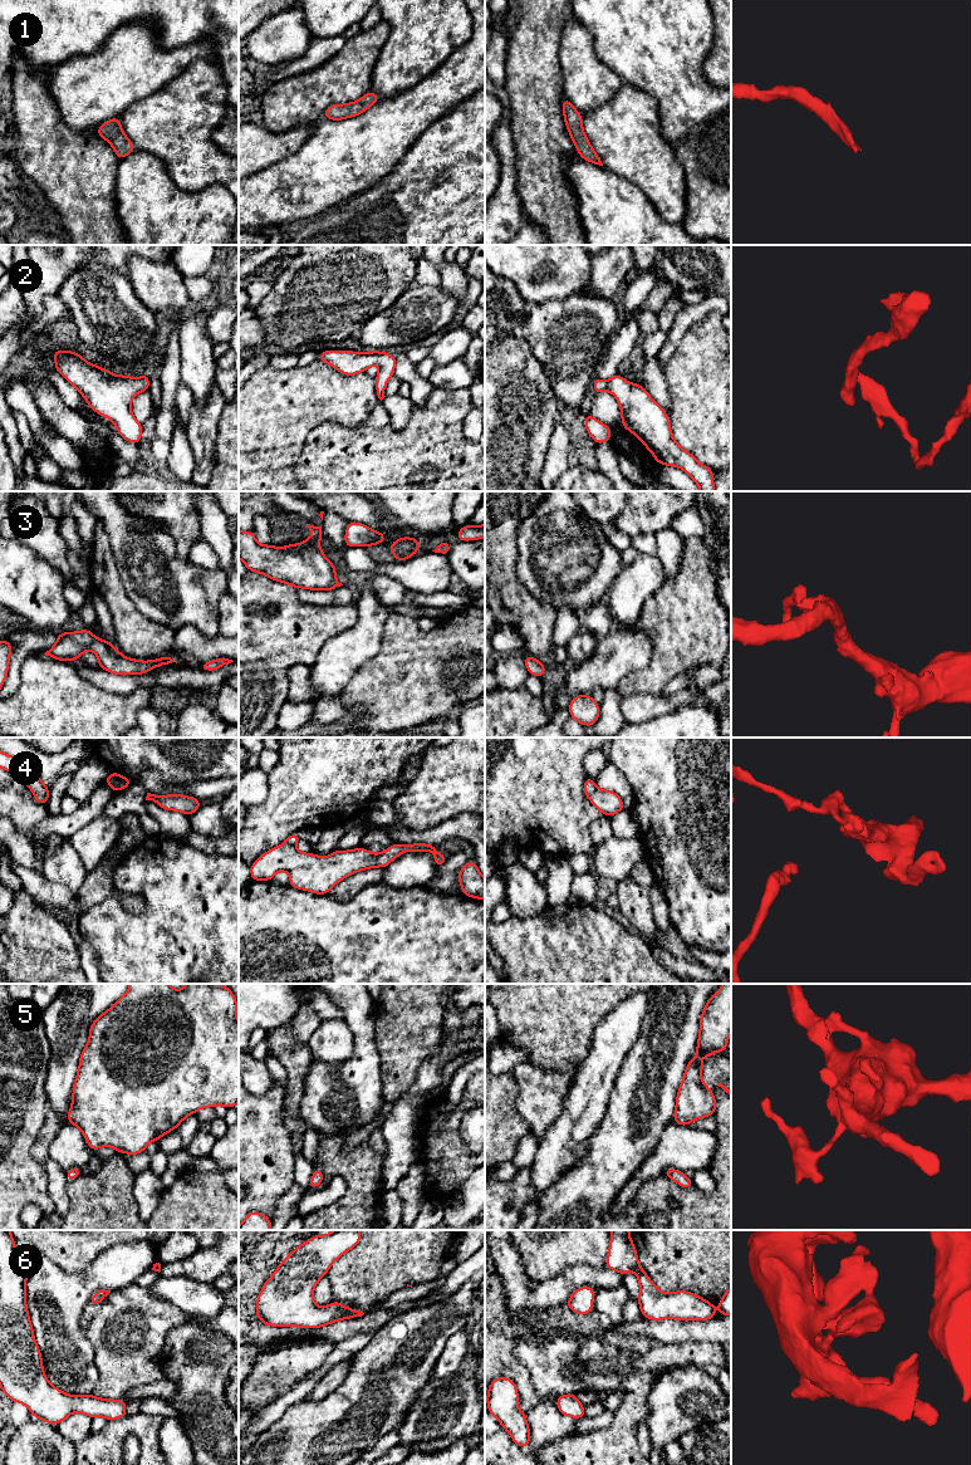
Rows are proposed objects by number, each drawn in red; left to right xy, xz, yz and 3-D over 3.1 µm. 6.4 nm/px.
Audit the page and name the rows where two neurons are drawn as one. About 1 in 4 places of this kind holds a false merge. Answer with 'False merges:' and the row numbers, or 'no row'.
False merges: 4

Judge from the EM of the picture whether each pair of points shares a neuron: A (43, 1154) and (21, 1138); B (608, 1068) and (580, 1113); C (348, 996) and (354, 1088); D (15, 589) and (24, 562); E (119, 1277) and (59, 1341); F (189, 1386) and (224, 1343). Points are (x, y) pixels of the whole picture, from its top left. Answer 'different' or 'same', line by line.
A: different
B: same
C: same
D: same
E: same
F: same

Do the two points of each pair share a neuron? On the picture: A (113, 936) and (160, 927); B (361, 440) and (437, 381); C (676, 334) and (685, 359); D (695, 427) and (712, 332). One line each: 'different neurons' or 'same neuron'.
A: same neuron
B: different neurons
C: different neurons
D: same neuron

